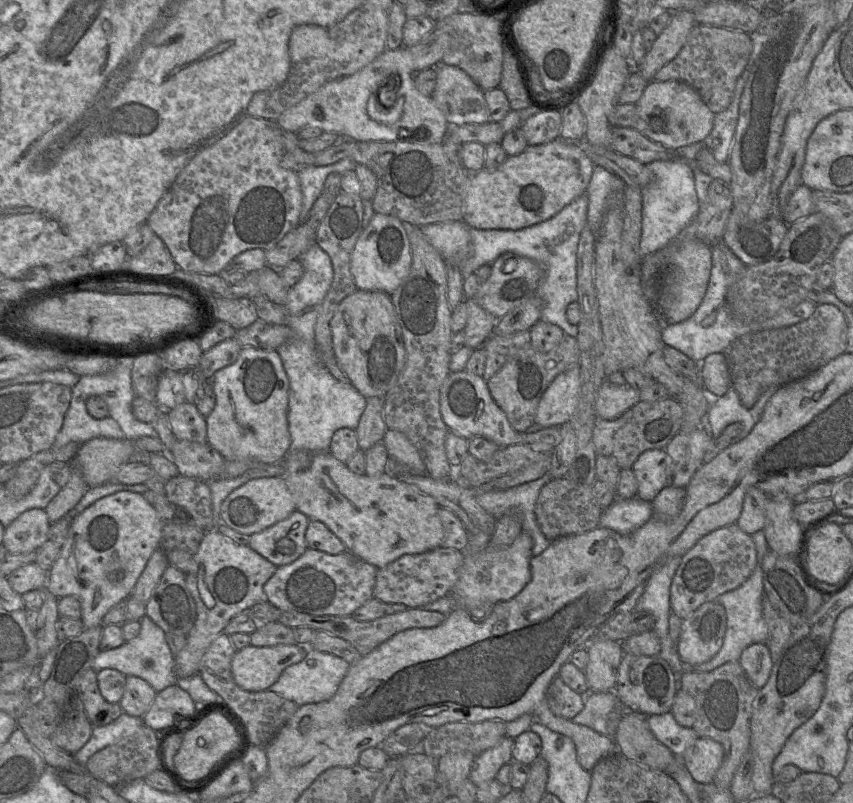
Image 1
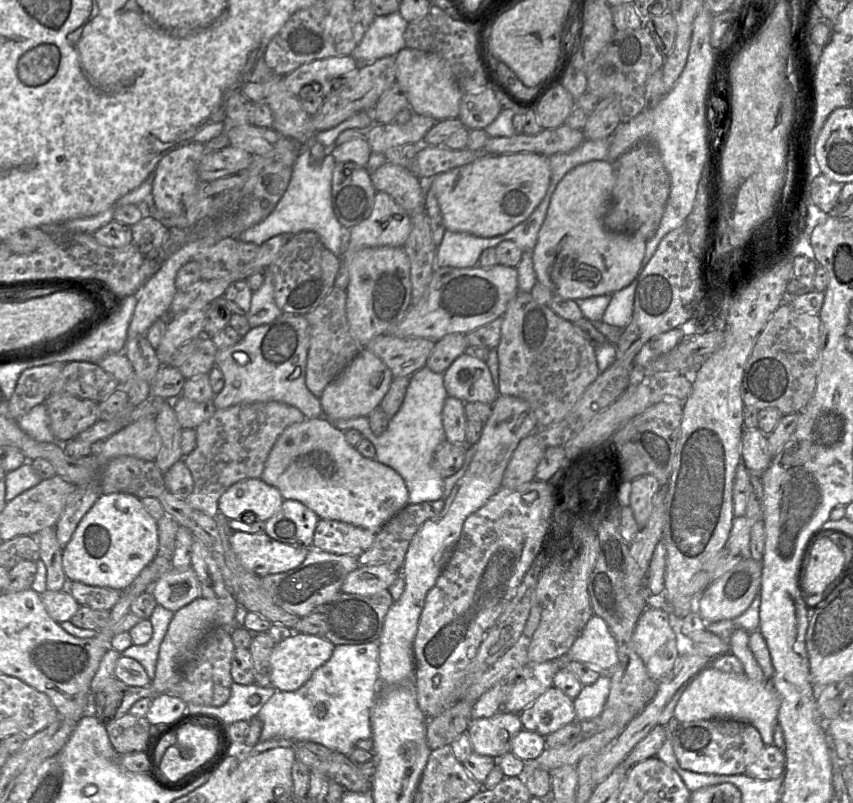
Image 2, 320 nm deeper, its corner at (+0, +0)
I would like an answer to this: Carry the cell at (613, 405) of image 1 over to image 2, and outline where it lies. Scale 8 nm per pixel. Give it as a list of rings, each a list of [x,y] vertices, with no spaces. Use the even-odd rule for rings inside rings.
[[[468,352],[461,354],[443,375],[448,396],[463,402],[479,401],[492,405],[499,396],[486,361]]]

